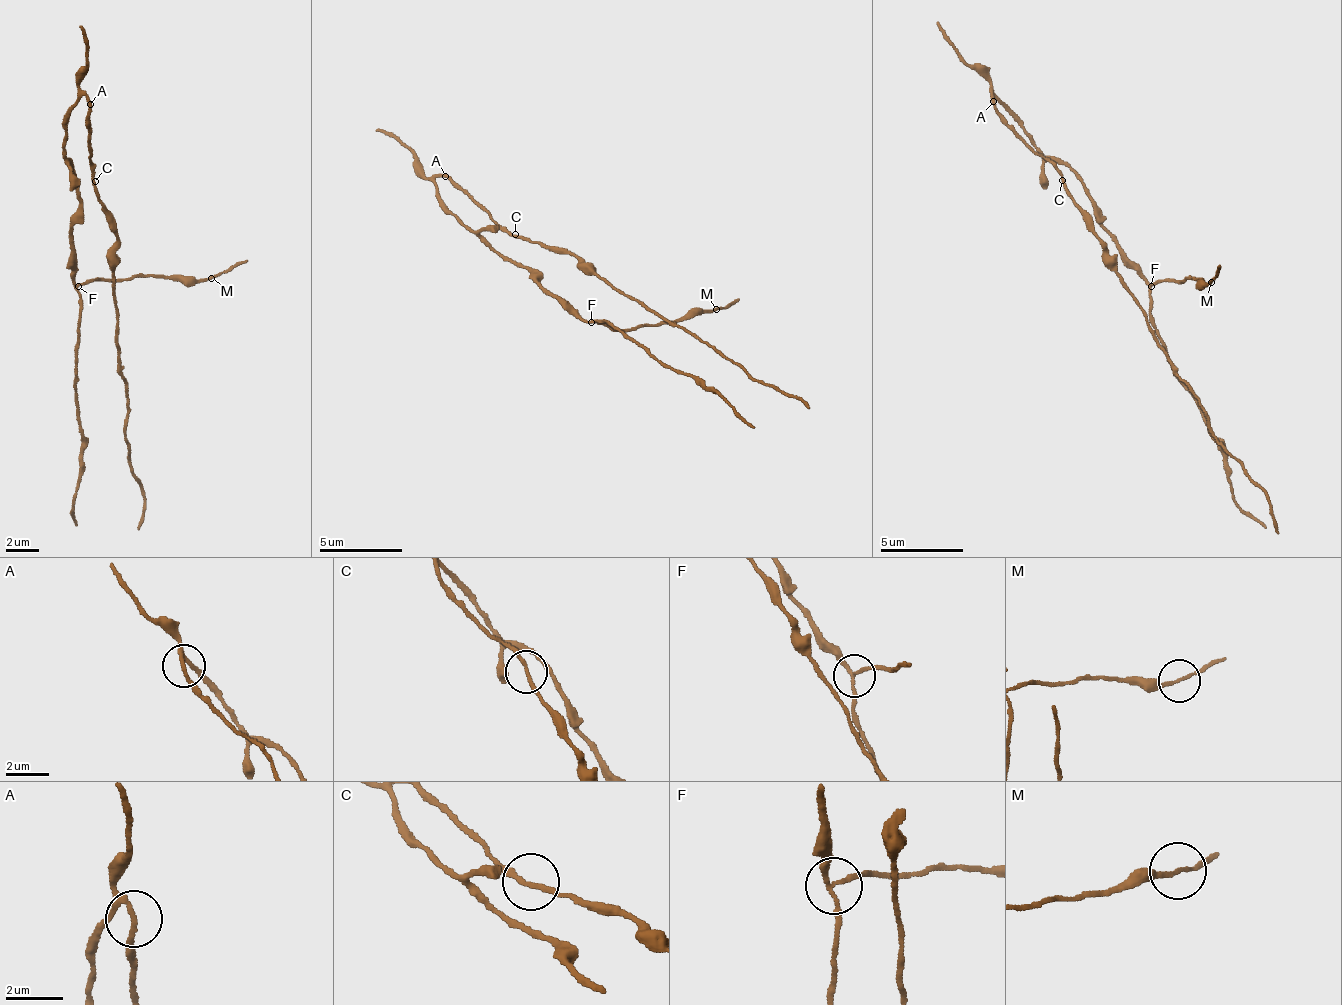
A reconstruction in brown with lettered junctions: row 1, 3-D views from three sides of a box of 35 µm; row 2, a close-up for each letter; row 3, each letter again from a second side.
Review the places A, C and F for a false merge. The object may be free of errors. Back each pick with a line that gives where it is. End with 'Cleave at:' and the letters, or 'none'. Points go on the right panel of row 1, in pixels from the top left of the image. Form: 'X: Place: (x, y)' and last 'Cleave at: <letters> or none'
F: Place: (1151, 286)
Cleave at: F

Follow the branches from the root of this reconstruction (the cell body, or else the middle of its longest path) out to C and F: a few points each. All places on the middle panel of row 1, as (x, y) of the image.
C: (445, 176), (449, 176), (453, 184), (466, 193), (489, 218), (515, 234)
F: (445, 176), (439, 176), (436, 184), (448, 209), (516, 264), (535, 272), (541, 285), (592, 323)

